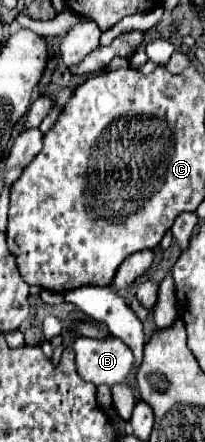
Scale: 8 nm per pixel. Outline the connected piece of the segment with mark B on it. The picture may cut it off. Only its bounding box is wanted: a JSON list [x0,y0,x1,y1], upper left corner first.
[72,335,134,387]

